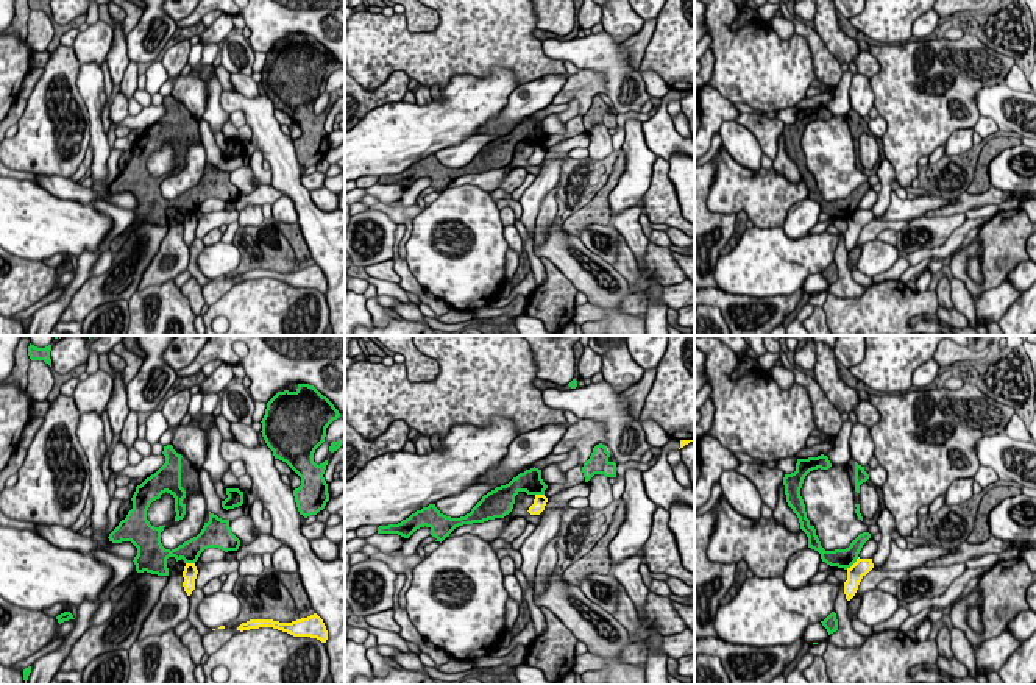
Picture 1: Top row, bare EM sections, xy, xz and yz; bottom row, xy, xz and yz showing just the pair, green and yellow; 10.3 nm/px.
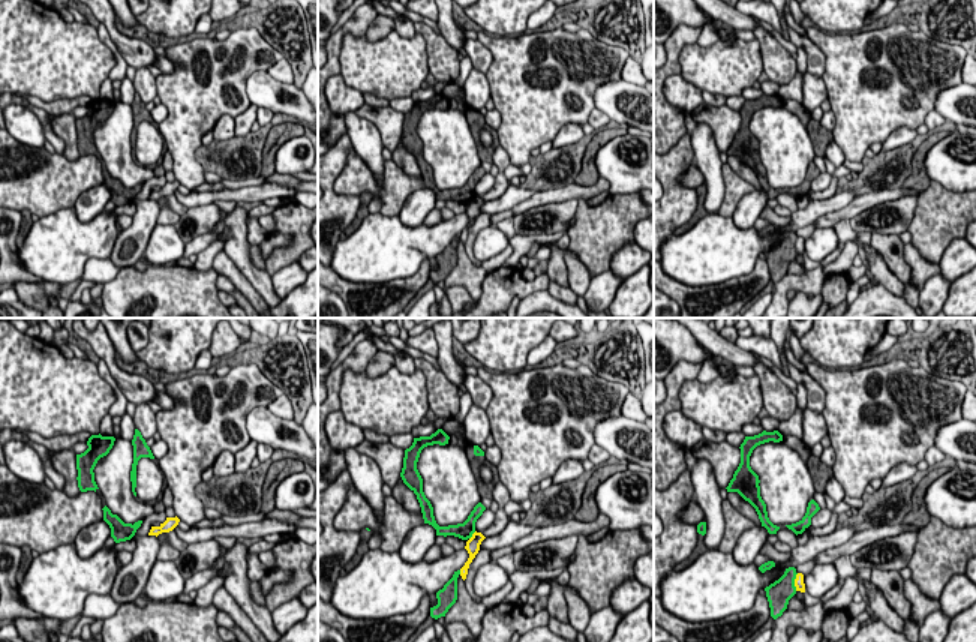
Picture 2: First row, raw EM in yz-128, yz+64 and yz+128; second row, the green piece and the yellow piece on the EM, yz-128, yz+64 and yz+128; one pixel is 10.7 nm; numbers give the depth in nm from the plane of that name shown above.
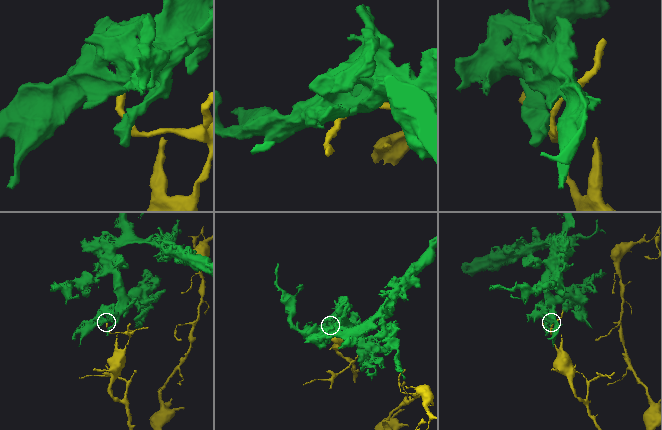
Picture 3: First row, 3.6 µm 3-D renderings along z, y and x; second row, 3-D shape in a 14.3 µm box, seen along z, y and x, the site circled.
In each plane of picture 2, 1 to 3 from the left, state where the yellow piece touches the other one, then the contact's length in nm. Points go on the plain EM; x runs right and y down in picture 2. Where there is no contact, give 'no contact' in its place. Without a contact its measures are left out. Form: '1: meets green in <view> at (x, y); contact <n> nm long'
1: no contact
2: meets green in yz+64 at (471, 200); contact 120 nm long
3: meets green in yz+128 at (793, 246); contact 190 nm long

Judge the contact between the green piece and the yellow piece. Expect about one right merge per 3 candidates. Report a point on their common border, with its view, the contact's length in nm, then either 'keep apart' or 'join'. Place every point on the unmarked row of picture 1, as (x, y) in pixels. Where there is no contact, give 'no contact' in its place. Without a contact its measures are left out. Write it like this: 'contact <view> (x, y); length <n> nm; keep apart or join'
contact yz (852, 214); length 190 nm; keep apart

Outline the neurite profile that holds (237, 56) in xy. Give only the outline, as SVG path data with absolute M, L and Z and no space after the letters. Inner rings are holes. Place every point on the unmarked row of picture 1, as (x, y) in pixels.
M232 31L222 47L222 62L229 73L243 73L251 76L254 51L251 44L240 31Z

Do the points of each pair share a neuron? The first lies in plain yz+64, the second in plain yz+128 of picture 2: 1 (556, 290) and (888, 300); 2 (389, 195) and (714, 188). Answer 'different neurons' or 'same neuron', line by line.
1: different neurons
2: different neurons

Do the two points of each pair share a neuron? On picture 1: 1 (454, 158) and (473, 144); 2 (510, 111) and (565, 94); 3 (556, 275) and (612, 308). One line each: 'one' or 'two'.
1: one
2: two
3: two

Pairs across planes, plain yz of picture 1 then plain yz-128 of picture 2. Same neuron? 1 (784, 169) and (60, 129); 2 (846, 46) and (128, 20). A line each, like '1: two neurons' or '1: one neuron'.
1: one neuron
2: two neurons

